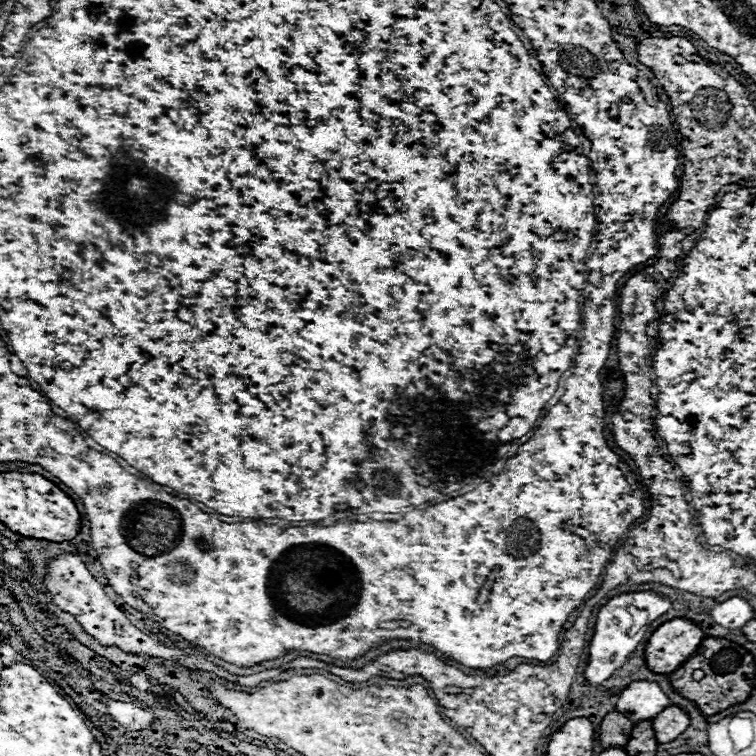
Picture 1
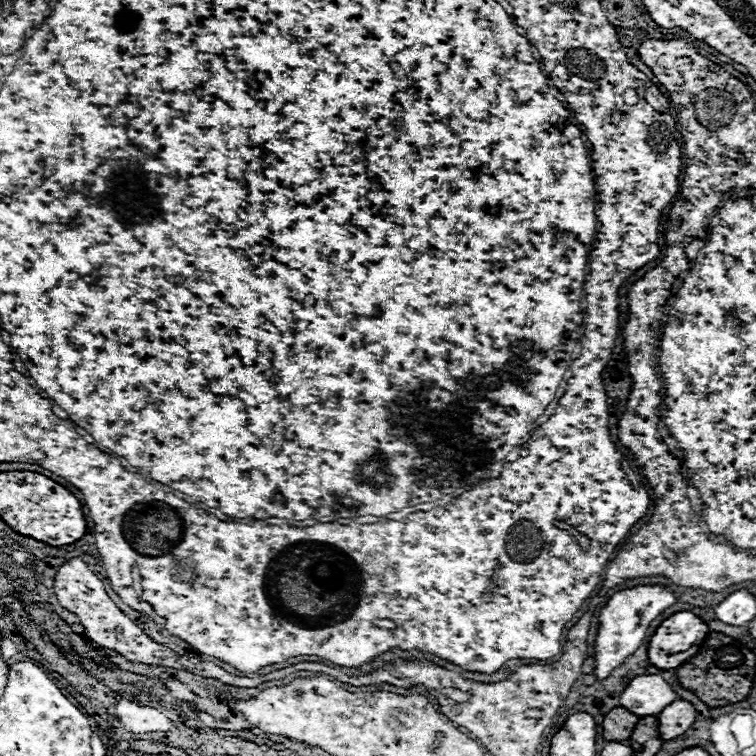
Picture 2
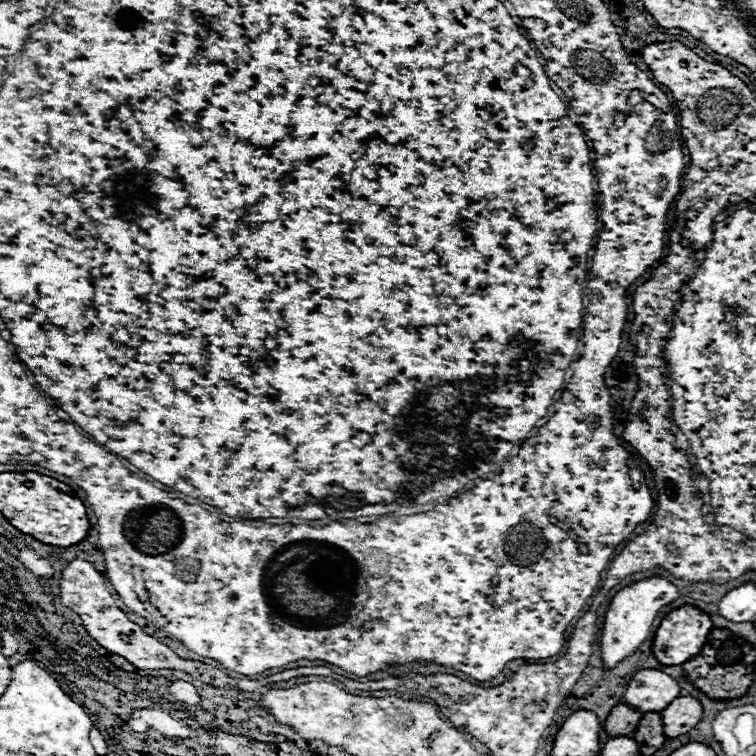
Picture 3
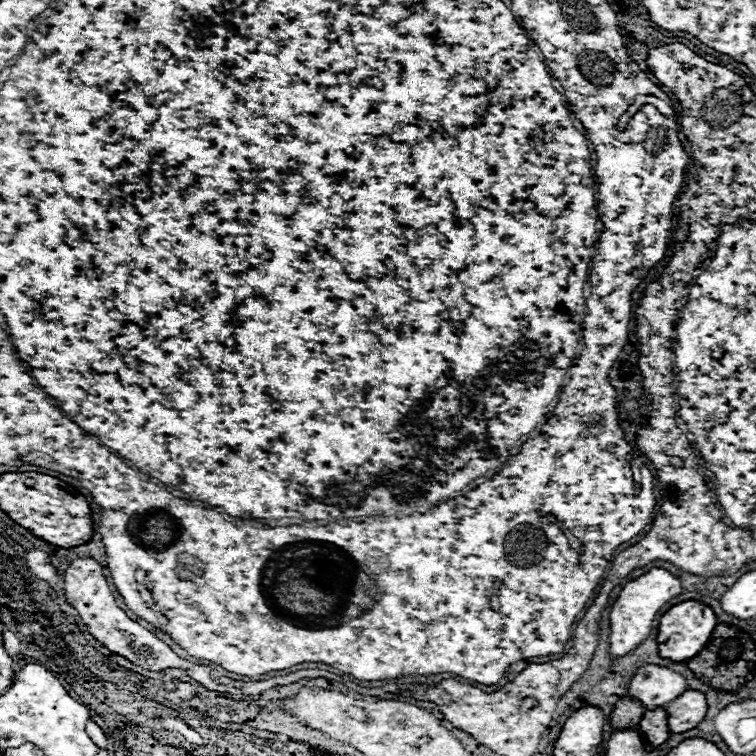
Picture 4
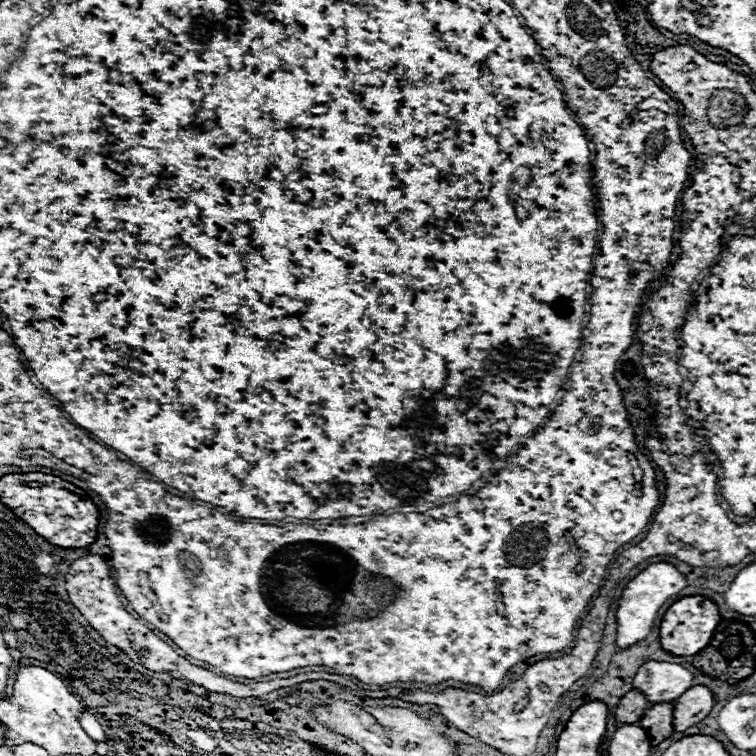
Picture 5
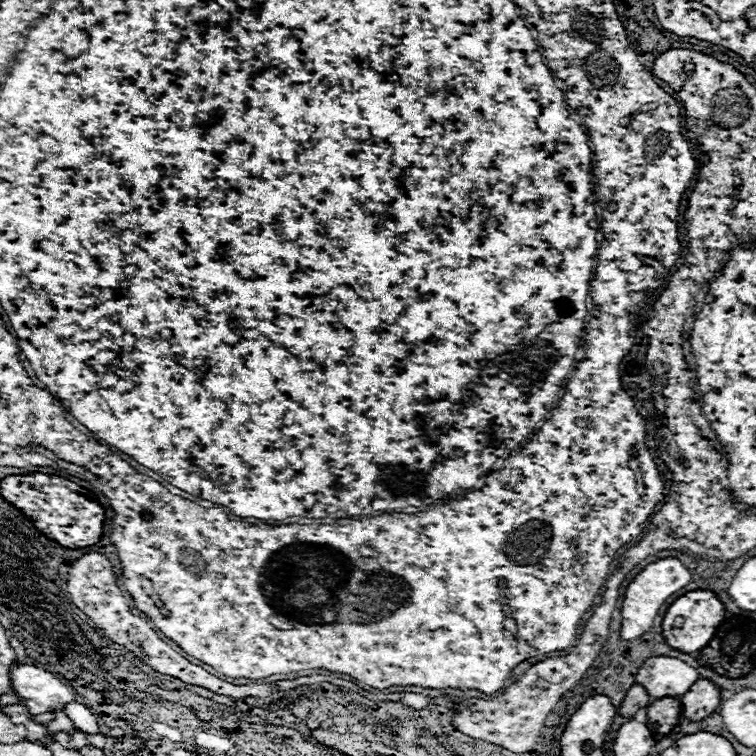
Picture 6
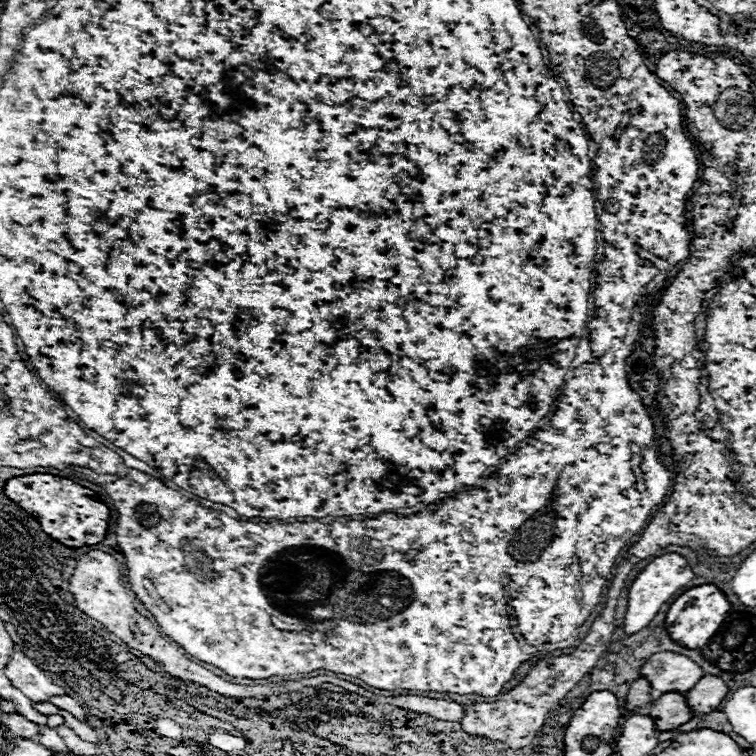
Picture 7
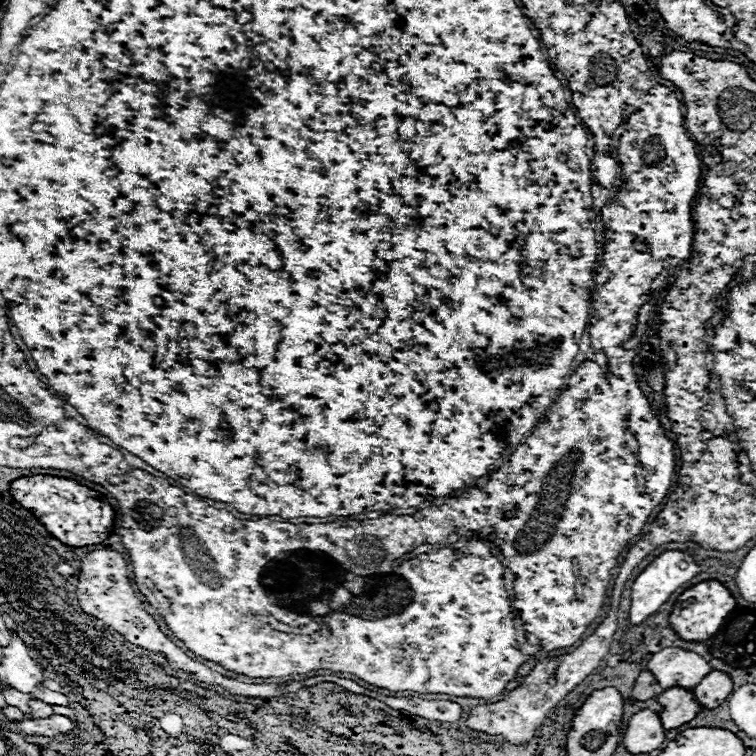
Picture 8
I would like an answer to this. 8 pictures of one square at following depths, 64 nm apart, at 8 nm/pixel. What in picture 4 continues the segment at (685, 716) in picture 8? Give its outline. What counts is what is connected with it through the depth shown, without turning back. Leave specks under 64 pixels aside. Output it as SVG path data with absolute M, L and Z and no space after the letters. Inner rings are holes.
M664 708L646 710L640 724L638 724L638 732L644 738L648 750L654 750L660 744L664 744L670 736L668 722L666 722L666 710Z

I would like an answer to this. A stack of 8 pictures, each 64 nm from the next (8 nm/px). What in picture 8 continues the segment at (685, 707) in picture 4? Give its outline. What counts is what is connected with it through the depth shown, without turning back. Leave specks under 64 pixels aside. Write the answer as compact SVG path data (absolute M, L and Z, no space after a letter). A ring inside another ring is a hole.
M710 672L694 690L694 700L704 708L704 710L712 710L716 706L720 706L732 692L732 680L724 674L724 672Z

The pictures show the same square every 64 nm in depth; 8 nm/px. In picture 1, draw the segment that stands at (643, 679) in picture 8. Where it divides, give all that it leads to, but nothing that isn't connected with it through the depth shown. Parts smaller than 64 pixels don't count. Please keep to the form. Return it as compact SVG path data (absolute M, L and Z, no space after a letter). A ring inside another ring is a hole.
M610 712L606 714L606 718L600 724L600 744L604 748L624 748L626 740L630 738L634 724L628 720L628 716L618 714L618 712Z

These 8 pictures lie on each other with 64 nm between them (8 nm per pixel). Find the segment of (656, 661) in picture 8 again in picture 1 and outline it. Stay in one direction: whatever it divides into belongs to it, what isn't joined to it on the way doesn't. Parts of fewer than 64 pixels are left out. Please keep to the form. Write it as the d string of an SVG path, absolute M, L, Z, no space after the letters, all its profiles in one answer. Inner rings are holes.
M638 680L624 688L616 702L616 712L626 714L632 722L642 722L652 720L666 706L670 706L670 700L656 682Z

